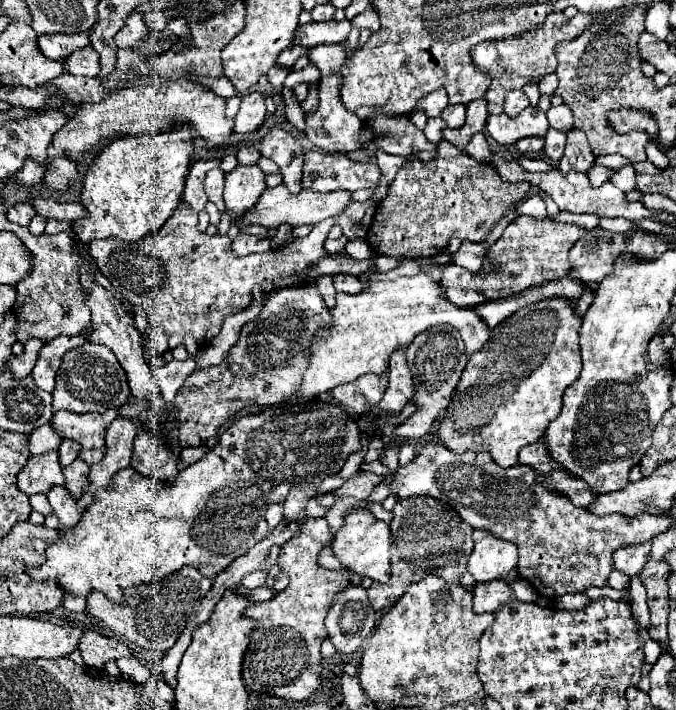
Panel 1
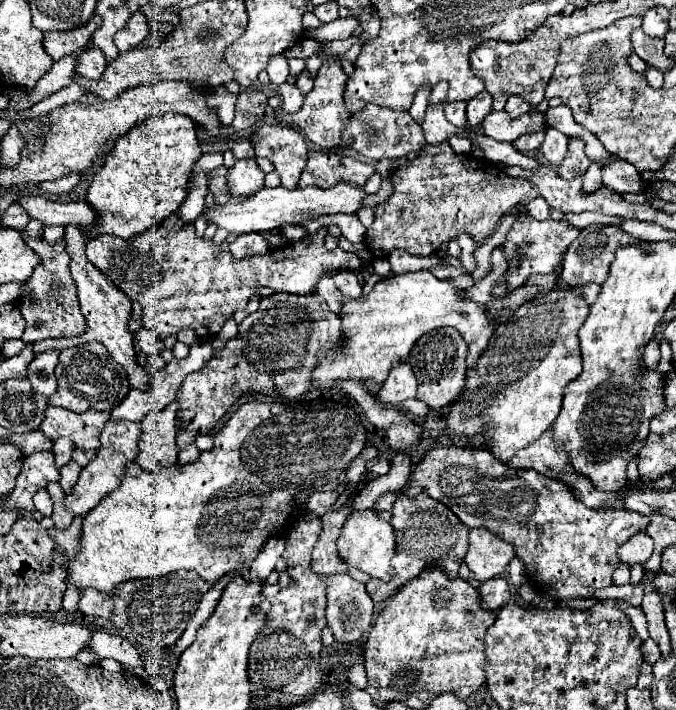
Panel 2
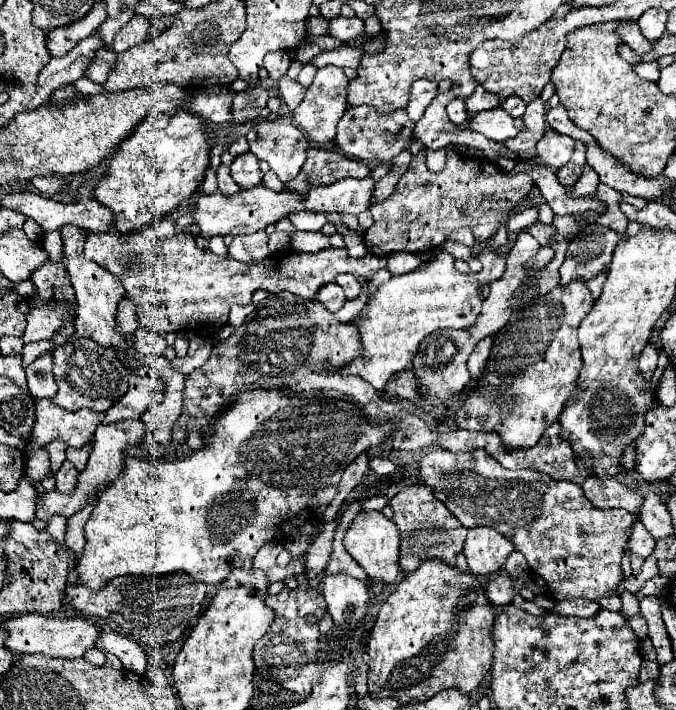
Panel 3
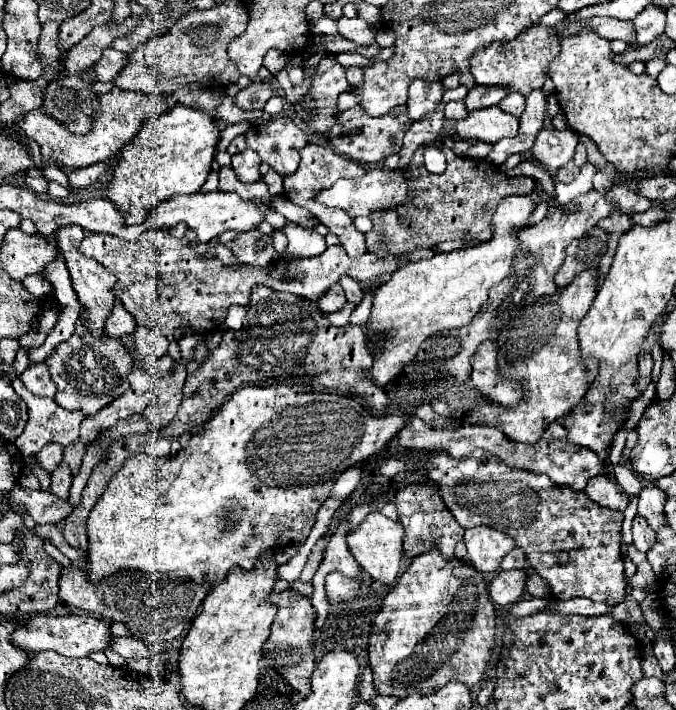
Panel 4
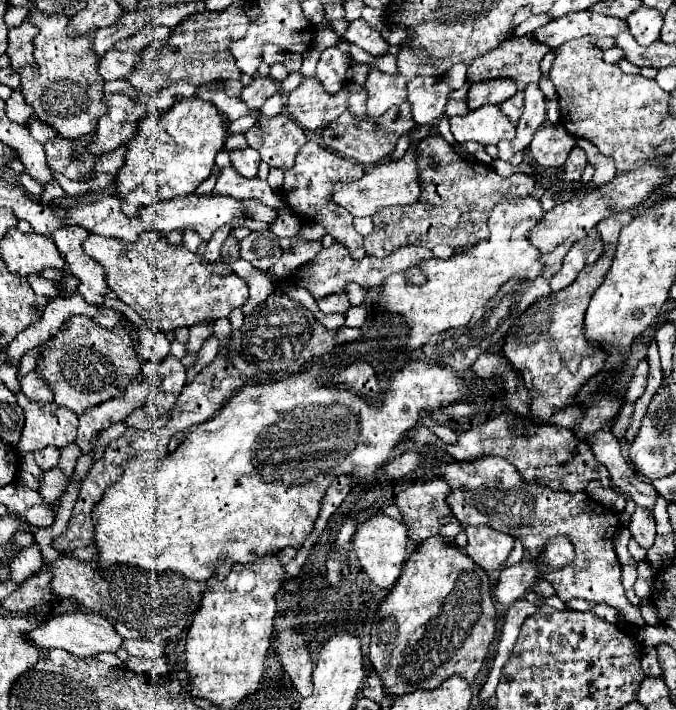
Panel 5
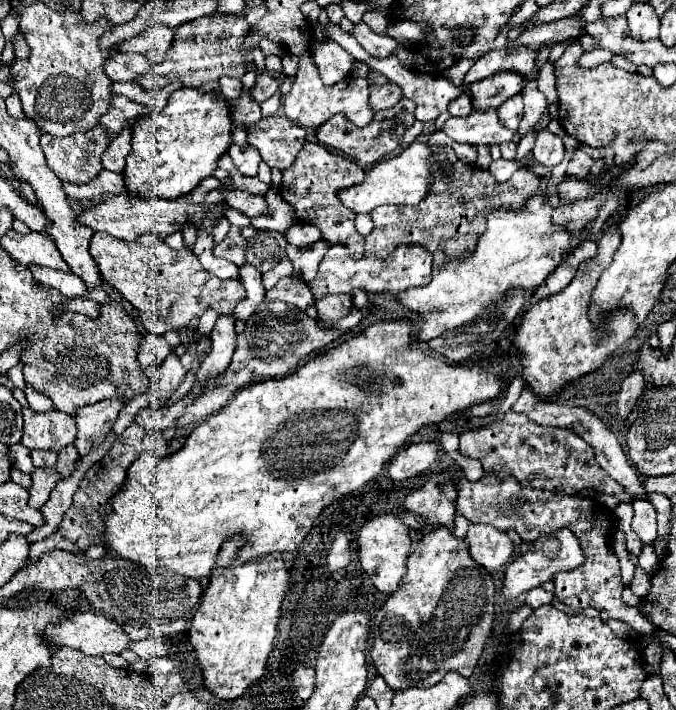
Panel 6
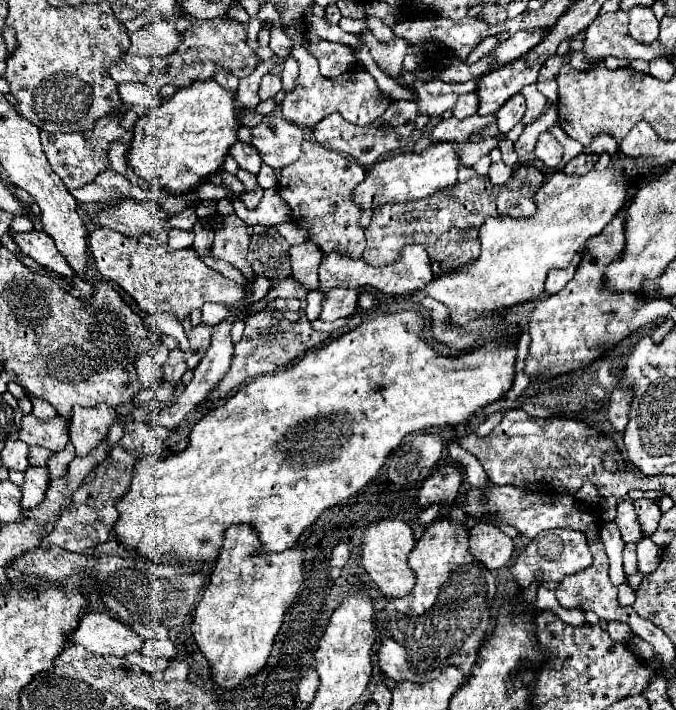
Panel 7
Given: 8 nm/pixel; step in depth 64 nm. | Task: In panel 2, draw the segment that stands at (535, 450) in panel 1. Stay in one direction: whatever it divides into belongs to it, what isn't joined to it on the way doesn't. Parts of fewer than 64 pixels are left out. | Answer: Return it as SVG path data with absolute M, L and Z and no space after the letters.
M546 430L534 444L518 450L514 458L506 462L508 468L532 468L550 478L558 478L560 474L574 474L574 466L570 466L570 456L562 450L556 450L552 430Z

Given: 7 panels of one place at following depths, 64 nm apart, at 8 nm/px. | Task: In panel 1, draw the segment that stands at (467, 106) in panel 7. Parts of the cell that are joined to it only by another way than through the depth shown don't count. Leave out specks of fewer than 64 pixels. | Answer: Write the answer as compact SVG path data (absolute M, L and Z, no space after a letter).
M448 104L442 110L442 118L446 120L446 124L450 128L462 128L464 120L466 120L466 106L462 106L462 104Z

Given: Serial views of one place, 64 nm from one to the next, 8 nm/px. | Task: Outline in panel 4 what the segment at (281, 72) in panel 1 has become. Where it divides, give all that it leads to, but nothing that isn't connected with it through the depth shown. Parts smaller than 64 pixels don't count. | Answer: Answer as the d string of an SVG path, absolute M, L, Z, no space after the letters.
M270 50L266 56L264 56L264 66L272 72L272 74L276 74L278 70L282 70L282 68L286 68L286 60L288 60L290 56L286 54L286 52L278 52L278 50Z

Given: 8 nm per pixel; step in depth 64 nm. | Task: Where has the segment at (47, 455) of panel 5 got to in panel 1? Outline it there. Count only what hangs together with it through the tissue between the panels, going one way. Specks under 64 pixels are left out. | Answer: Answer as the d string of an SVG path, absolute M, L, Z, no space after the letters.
M62 440L60 448L58 448L58 456L60 456L60 466L68 466L72 464L76 458L78 458L78 452L80 452L80 446L74 442L74 440Z

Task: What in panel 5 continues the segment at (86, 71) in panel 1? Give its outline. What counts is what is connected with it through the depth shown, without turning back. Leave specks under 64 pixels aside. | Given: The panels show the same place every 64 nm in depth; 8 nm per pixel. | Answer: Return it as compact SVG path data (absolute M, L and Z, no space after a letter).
M110 50L104 54L104 58L100 60L98 72L104 80L120 80L120 78L128 78L130 72L142 62L140 54L134 52L120 52L120 50Z

